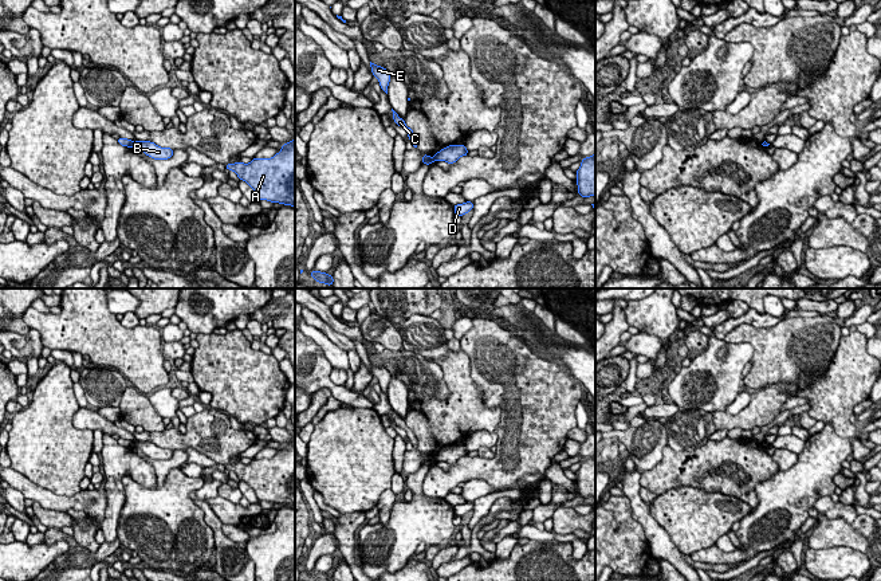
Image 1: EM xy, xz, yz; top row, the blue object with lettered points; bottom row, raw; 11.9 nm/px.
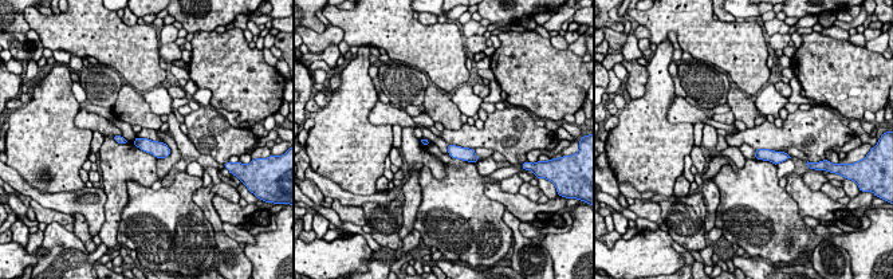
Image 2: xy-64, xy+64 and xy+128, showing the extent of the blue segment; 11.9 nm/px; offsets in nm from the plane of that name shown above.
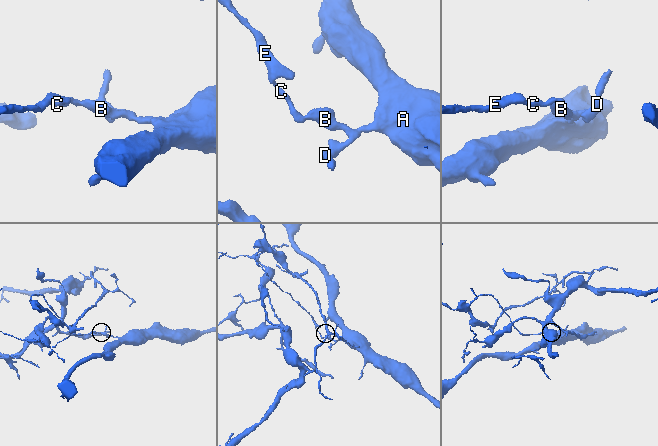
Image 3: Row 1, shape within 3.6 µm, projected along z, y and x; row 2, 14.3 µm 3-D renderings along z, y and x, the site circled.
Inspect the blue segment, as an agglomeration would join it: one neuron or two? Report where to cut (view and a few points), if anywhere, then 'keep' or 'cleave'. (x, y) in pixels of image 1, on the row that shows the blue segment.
xy (134, 142), (132, 145) | cleave

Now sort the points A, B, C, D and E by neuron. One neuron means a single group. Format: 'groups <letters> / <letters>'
groups A B D / C E

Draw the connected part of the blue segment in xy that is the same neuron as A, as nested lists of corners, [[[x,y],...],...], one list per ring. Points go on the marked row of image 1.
[[[295,138],[282,145],[282,150],[271,158],[227,164],[225,169],[233,170],[245,181],[259,201],[267,200],[295,208]]]

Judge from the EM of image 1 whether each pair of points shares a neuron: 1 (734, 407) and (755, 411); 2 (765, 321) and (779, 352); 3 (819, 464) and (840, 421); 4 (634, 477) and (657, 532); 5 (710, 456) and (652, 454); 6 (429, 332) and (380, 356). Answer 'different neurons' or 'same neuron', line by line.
1: different neurons
2: different neurons
3: different neurons
4: same neuron
5: different neurons
6: different neurons

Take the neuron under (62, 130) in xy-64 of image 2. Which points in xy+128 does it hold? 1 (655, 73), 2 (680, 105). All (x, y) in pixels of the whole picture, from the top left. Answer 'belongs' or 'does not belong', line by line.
1: belongs
2: does not belong

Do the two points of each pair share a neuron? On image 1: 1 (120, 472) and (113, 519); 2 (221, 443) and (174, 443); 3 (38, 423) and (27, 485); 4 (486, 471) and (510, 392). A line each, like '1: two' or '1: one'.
1: one
2: one
3: two
4: one

